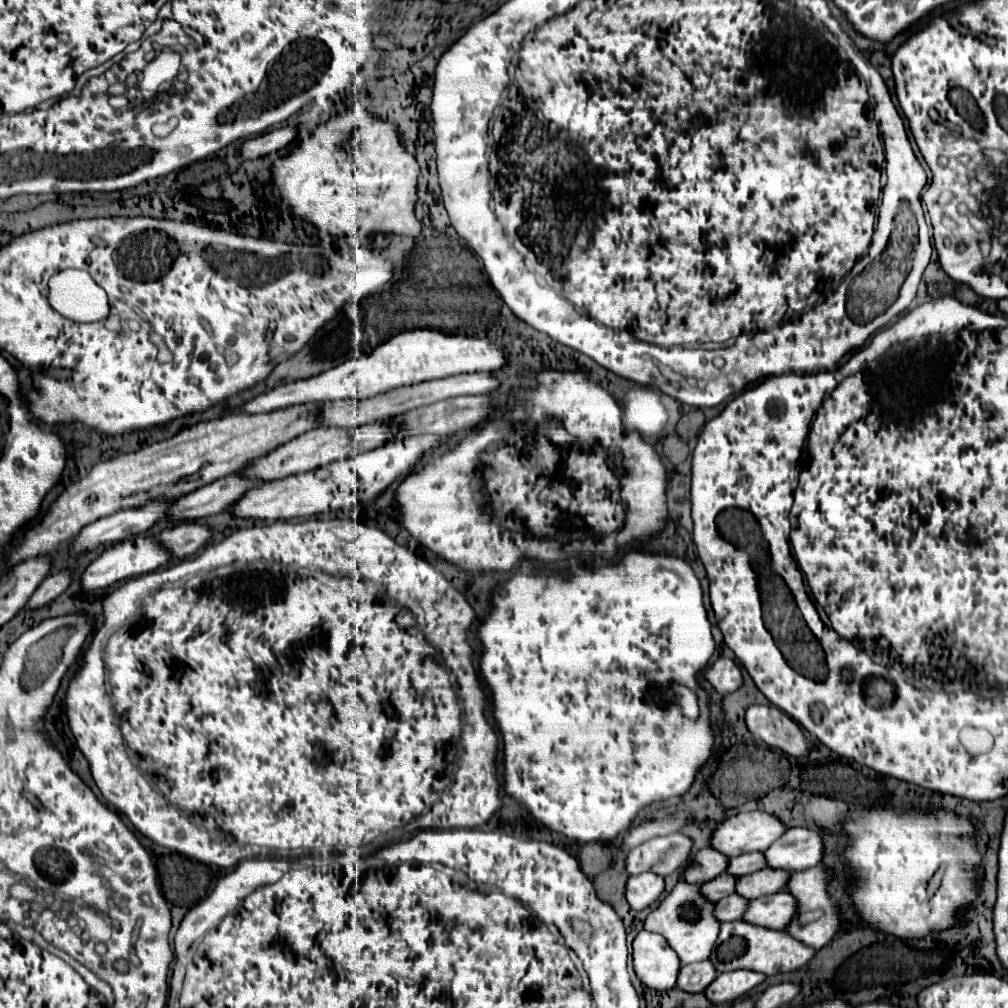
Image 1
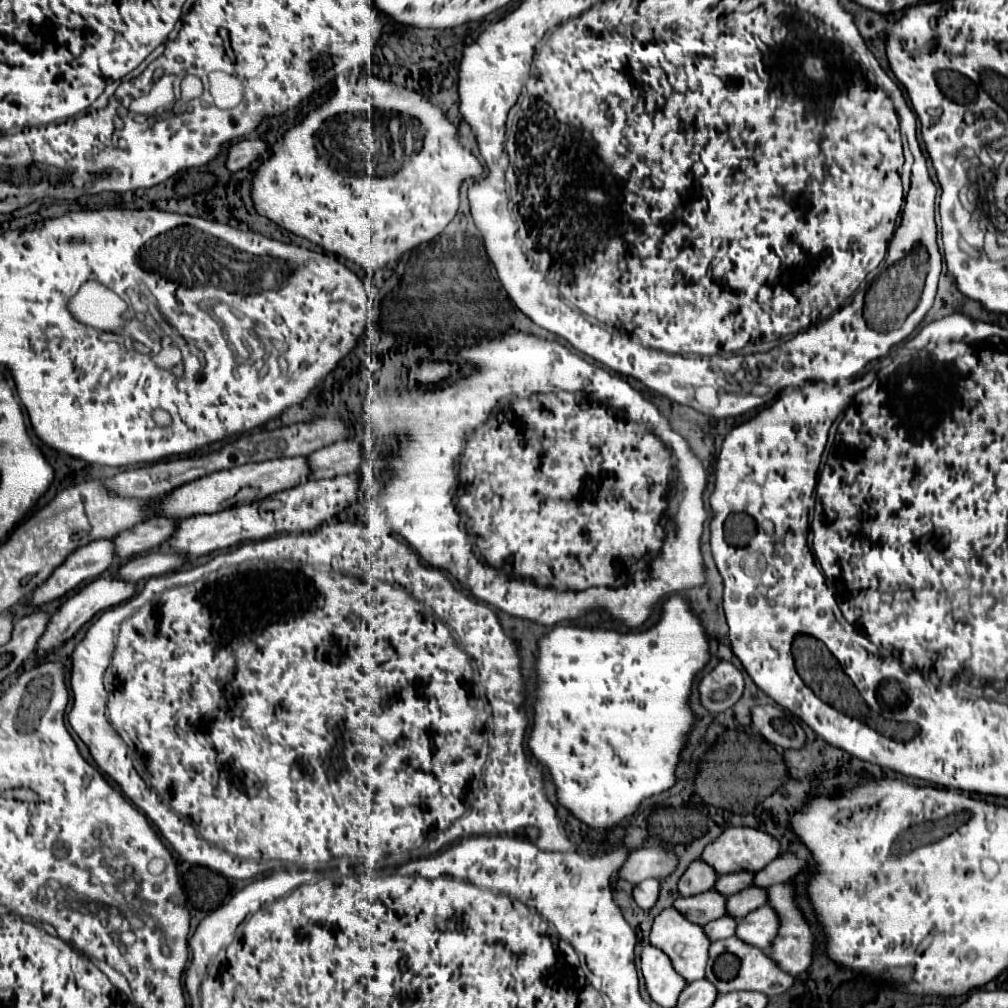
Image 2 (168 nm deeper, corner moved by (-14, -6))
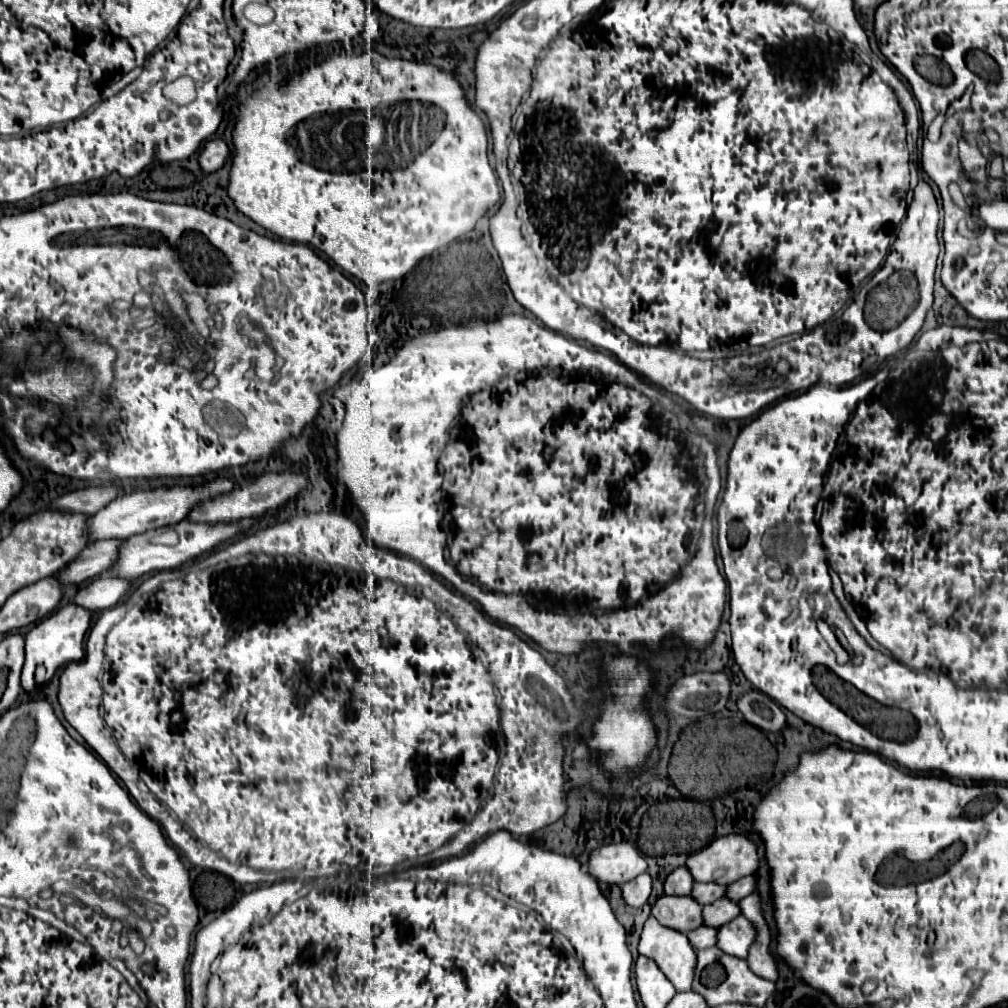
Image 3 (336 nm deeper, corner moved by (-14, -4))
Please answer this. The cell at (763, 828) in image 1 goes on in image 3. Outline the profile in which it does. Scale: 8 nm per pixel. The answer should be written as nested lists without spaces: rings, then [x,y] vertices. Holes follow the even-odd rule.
[[[728,834],[728,836],[716,838],[714,842],[710,842],[700,852],[694,852],[692,856],[688,856],[686,868],[694,876],[694,882],[716,882],[716,884],[730,886],[732,882],[756,872],[756,868],[758,868],[756,846],[740,834]]]

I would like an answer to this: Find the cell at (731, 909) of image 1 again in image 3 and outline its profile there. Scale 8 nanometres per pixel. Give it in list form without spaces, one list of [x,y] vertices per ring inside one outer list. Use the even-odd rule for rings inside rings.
[[[698,926],[694,932],[688,934],[688,940],[692,944],[694,950],[704,950],[716,944],[716,930],[714,928],[706,928],[706,926]]]

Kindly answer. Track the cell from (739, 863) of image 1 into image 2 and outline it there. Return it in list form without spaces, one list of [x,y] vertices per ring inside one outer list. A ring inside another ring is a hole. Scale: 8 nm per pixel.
[[[742,870],[742,872],[730,872],[730,874],[718,876],[718,882],[716,882],[714,890],[718,890],[720,894],[730,896],[730,894],[740,892],[746,886],[752,886],[752,884],[754,884],[754,874]]]

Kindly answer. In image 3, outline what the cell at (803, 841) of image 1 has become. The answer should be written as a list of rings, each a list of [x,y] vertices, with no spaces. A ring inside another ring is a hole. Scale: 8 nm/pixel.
[[[744,876],[742,880],[730,884],[730,886],[726,888],[726,894],[724,894],[724,896],[730,898],[732,902],[734,902],[734,900],[740,902],[744,896],[748,896],[748,894],[754,890],[754,886],[756,886],[756,878],[754,878],[754,876]]]

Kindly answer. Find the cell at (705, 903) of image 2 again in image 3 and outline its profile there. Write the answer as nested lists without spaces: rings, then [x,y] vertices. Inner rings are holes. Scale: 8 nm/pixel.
[[[660,896],[652,904],[652,916],[666,928],[674,928],[682,934],[702,926],[702,906],[690,896]]]

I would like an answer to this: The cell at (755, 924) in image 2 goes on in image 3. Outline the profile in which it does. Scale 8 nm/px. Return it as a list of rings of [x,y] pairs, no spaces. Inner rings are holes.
[[[738,916],[730,920],[730,924],[718,928],[716,946],[730,956],[746,958],[746,952],[752,942],[754,942],[754,928],[744,916]]]

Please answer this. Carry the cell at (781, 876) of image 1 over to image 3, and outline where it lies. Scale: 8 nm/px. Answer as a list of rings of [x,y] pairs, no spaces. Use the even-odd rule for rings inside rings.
[[[720,898],[714,904],[702,908],[702,924],[710,928],[720,928],[722,924],[734,920],[736,916],[738,916],[738,904],[726,898]]]

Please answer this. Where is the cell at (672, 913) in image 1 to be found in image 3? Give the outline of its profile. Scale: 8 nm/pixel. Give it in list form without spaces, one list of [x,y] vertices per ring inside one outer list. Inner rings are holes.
[[[650,916],[642,928],[638,952],[656,962],[664,976],[674,984],[676,992],[688,992],[694,976],[696,952],[688,938],[672,928],[666,928]]]

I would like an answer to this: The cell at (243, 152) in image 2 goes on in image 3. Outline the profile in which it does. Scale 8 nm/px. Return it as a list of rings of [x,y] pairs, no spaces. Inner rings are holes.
[[[210,140],[202,148],[202,152],[198,156],[198,164],[204,172],[216,172],[218,168],[222,168],[226,158],[228,158],[226,142],[224,140]]]

